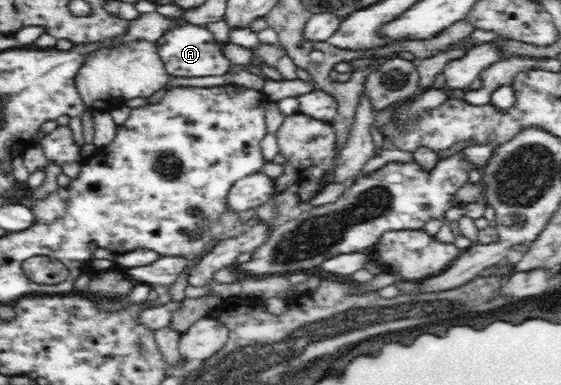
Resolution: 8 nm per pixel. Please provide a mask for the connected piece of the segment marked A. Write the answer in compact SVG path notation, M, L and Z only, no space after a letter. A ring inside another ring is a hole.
M185 22L171 29L169 33L163 34L157 41L158 54L164 63L164 68L170 76L175 77L207 77L207 75L225 75L228 72L231 62L221 52L219 44L213 34L197 25Z

